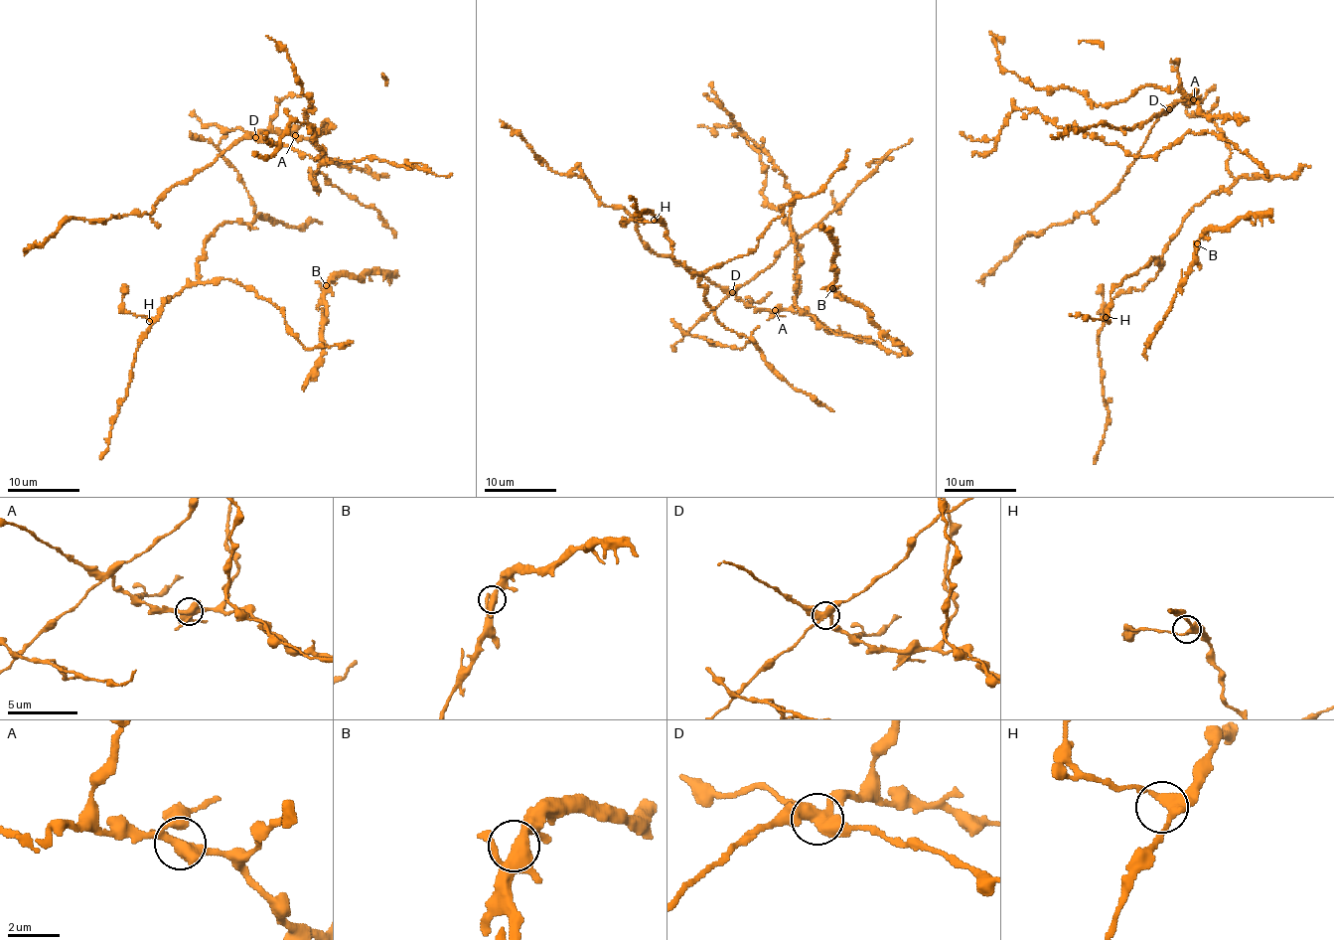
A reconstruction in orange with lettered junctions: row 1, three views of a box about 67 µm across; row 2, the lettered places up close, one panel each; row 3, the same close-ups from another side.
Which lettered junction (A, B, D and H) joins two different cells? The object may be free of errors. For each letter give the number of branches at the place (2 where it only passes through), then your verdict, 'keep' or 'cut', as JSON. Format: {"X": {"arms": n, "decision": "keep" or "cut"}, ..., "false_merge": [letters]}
{"A": {"arms": 4, "decision": "keep"}, "B": {"arms": 4, "decision": "keep"}, "D": {"arms": 4, "decision": "cut"}, "H": {"arms": 3, "decision": "keep"}, "false_merge": ["D"]}

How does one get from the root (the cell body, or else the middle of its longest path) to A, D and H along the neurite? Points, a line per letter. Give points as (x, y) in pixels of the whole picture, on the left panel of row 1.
A: (224, 128), (230, 131), (240, 128), (253, 134), (263, 131), (295, 135)
D: (224, 128), (230, 131), (240, 128), (255, 138)
H: (224, 128), (204, 126), (202, 135), (237, 172), (254, 219), (221, 224), (197, 263), (198, 280), (149, 321)

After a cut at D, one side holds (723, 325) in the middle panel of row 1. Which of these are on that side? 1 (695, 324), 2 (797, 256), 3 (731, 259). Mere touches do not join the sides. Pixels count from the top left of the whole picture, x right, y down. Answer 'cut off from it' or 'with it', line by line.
1: cut off from it
2: with it
3: with it

